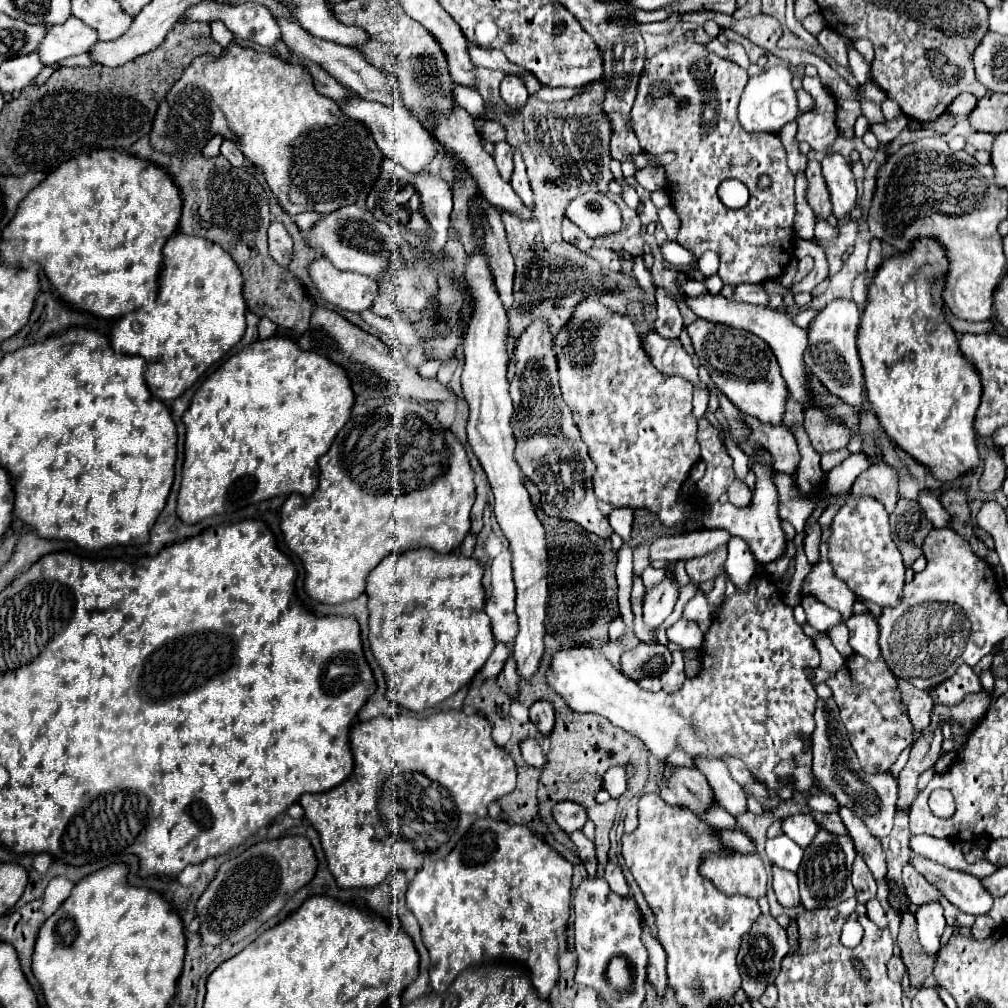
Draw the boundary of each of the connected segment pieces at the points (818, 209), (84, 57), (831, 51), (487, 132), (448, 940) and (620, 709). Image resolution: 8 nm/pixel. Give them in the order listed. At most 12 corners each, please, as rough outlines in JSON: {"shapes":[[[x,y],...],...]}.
{"shapes":[[[807,164],[809,206],[815,216],[831,214],[831,198],[827,192],[821,164]],[[88,53],[63,59],[59,67],[93,66]],[[835,30],[821,32],[821,46],[851,72],[847,60],[847,38]],[[485,122],[481,136],[487,142],[505,140],[505,130],[499,122]],[[477,820],[405,894],[441,996],[515,962],[549,998],[571,862]],[[777,588],[725,598],[701,668],[647,692],[597,650],[547,684],[663,762],[813,788],[819,652]]]}

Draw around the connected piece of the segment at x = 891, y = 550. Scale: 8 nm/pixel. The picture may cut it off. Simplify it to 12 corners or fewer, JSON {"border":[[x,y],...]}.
{"border":[[853,498],[833,518],[829,558],[863,600],[895,606],[905,564],[889,516]]}

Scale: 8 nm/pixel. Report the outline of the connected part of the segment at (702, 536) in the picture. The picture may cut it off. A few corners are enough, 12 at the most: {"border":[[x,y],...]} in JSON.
{"border":[[721,528],[685,536],[661,536],[651,544],[649,564],[675,564],[727,544]]}

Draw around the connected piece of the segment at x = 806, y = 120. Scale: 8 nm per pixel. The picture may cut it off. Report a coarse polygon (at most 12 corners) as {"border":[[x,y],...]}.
{"border":[[819,76],[803,88],[817,102],[815,112],[797,116],[797,142],[827,152],[837,138],[835,100]]}

